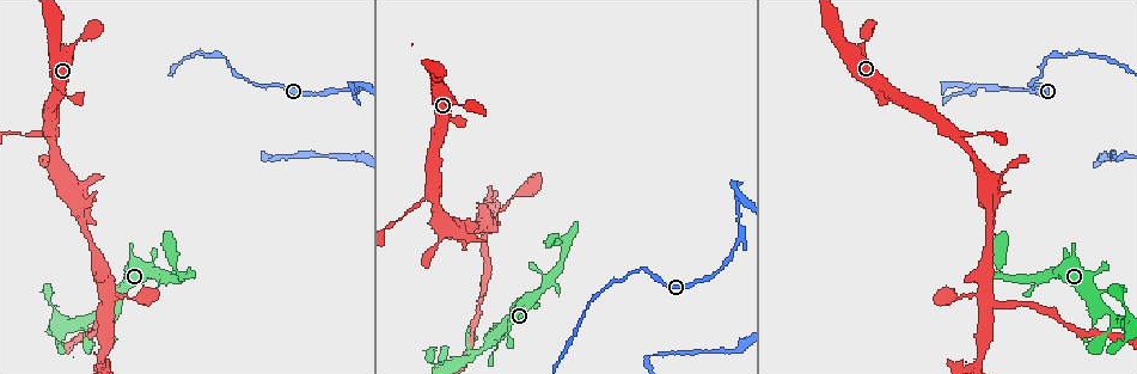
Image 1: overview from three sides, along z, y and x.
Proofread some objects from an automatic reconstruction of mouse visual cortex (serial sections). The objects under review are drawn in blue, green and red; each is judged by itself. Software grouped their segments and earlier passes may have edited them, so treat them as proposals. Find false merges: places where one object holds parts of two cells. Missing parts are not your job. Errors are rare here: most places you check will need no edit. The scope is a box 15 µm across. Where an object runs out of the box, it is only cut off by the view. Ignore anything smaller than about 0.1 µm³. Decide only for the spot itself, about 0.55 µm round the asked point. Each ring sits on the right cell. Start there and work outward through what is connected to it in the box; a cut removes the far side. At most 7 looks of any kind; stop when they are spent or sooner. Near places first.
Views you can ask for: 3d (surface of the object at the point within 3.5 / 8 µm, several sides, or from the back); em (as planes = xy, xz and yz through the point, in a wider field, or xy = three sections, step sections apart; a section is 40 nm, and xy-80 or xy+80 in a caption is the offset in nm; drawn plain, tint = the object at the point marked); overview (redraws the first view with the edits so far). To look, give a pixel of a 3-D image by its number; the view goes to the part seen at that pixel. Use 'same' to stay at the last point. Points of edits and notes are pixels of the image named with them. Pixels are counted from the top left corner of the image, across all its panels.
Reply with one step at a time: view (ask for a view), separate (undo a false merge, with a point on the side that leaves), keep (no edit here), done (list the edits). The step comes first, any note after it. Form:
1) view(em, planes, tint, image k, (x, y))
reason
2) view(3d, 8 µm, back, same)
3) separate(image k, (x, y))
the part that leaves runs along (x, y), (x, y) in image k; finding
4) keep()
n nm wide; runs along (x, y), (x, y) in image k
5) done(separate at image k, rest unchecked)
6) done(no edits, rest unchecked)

view(3d, 3.5 µm, image 1, (950, 85))
thick turns thin

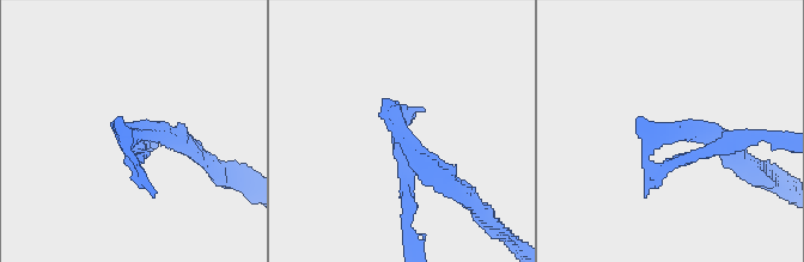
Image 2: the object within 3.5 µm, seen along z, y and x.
view(em, xy, step 5, plain, image 2, (669, 132))
shape alone is not enough

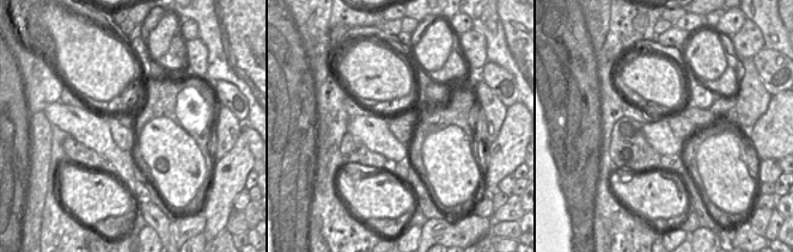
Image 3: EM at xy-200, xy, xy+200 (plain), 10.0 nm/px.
view(em, xy, step 5, tint, same)

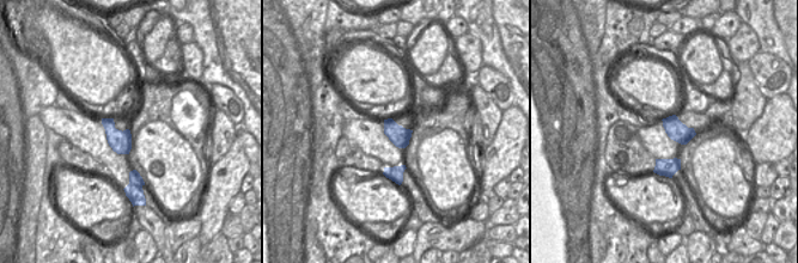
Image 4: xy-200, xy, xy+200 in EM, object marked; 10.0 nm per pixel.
separate(image 2, (643, 122))
the part that leaves runs along (646, 157), (664, 132), (717, 135) in image 2; two cells meet here

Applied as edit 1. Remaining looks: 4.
view(overview)
see it whole again

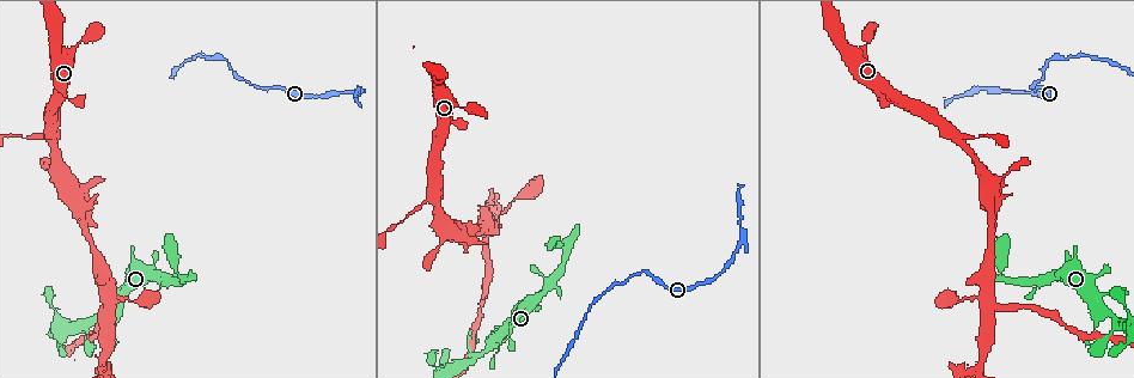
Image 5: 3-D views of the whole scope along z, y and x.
view(3d, 3.5 µm, image 5, (84, 207))
calibre changes

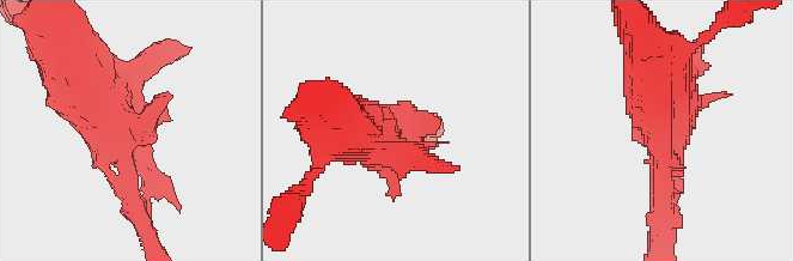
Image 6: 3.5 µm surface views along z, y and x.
view(em, xy, step 2, tint, image 6, (118, 133))

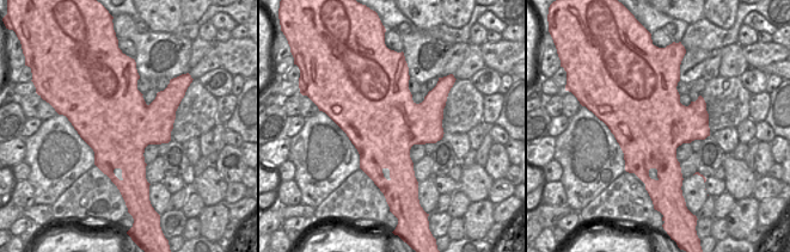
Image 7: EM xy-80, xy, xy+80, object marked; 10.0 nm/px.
keep()
runs along (79, 62), (120, 126), (134, 210) in image 6; one cell here

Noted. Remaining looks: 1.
done(separate at image 2, rest unchecked)

